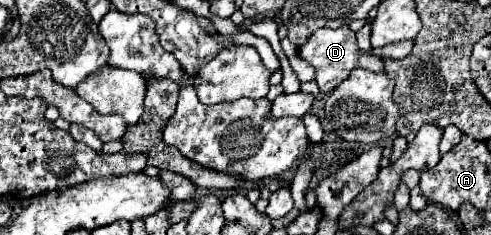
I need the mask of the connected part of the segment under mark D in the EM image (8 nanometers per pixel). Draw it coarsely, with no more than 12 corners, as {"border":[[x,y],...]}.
{"border":[[348,26],[316,30],[298,56],[330,92],[350,70],[384,72]]}

